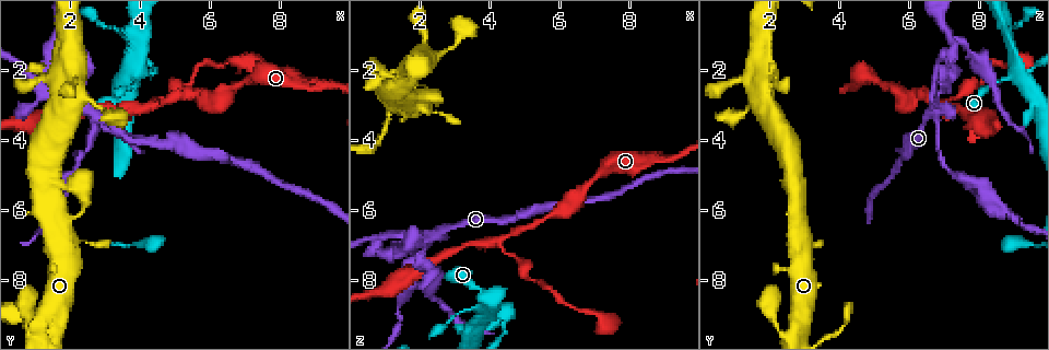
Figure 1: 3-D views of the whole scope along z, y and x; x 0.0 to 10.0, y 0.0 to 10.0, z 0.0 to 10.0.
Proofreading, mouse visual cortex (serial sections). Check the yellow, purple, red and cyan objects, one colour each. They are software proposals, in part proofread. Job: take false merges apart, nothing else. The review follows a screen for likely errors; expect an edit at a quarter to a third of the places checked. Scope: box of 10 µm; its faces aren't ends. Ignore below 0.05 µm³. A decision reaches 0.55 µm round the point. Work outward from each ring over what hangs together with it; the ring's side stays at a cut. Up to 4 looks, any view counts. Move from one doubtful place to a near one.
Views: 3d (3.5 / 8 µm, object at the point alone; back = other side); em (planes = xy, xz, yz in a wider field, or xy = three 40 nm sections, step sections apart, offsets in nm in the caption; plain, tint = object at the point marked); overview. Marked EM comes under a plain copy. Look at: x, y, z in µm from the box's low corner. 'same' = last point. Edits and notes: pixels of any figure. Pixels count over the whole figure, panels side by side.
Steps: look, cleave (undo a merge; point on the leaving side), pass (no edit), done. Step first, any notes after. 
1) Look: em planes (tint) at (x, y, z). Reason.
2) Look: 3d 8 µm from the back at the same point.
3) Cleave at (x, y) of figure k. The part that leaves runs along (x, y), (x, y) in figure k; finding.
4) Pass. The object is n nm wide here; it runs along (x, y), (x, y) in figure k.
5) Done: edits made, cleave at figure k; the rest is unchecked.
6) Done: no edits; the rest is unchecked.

Look: 3d 3.5 µm at (4.45, 3.00, 6.85). Sharp bend.

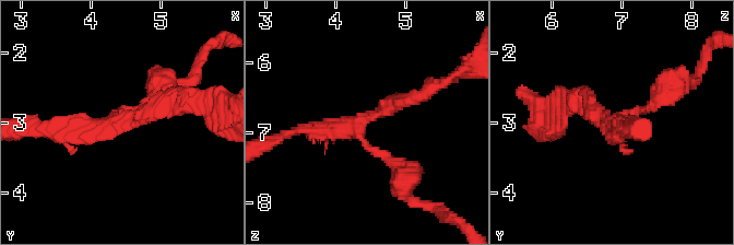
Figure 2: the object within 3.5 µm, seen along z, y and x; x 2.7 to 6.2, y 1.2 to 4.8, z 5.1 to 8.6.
Pass. It runs along (178, 102), (54, 136) in figure 2; all the same cell.

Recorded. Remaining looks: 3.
Look: 3d 3.5 µm at (3.90, 2.15, 9.00). Four-way junction.

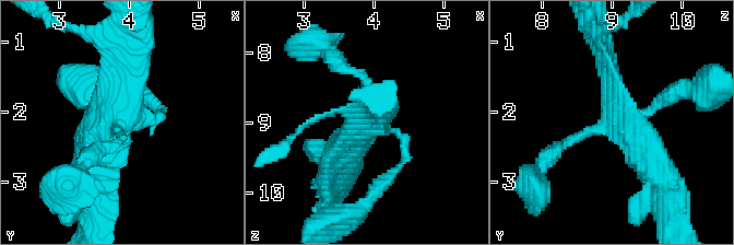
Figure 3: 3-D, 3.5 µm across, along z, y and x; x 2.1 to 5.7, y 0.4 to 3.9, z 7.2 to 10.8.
Look: em xy step 5 (tint) at (3.85, 2.15, 9.00).

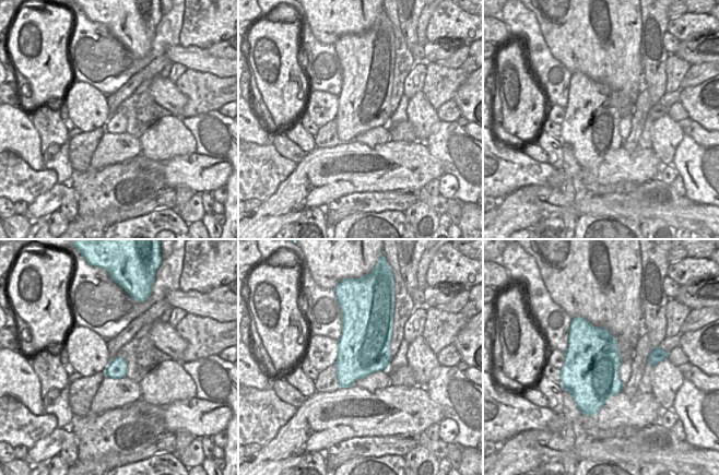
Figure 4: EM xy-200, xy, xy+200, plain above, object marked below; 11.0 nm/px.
Look: em xy step 3 (tint) at the same point. Cut it another way.

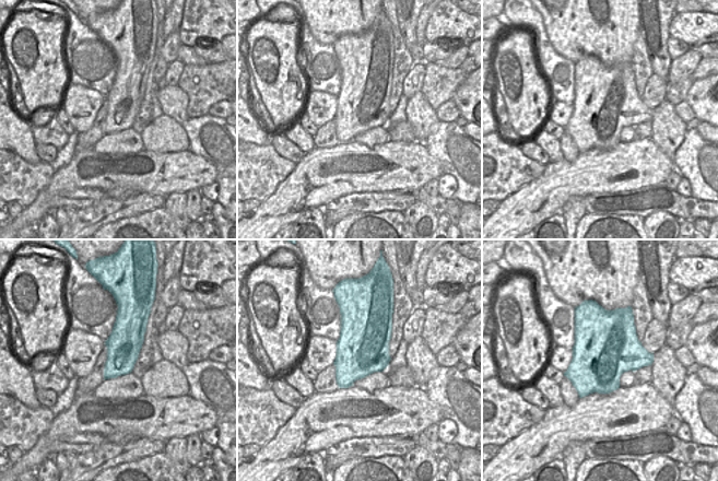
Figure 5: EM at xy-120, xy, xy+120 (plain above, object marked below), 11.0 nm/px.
Pass. It runs along (557, 148), (613, 118), (604, 50) in figure 3; one cell here.

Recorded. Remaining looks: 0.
Done: no edits; the rest is unchecked.

